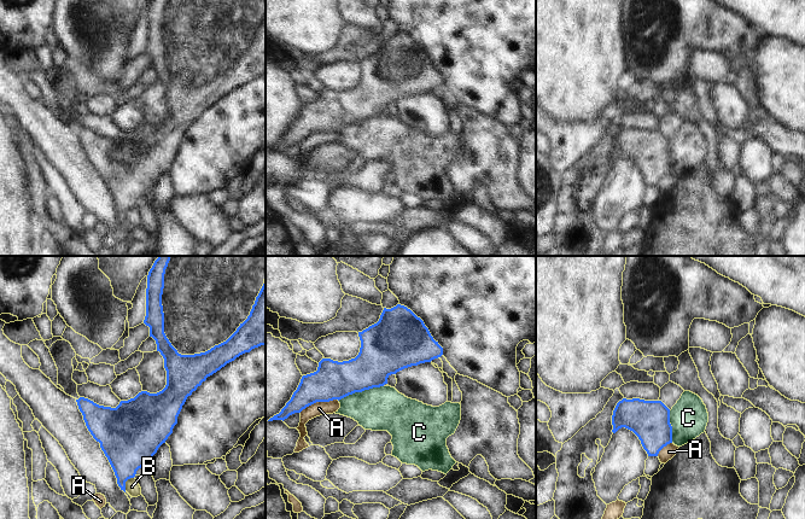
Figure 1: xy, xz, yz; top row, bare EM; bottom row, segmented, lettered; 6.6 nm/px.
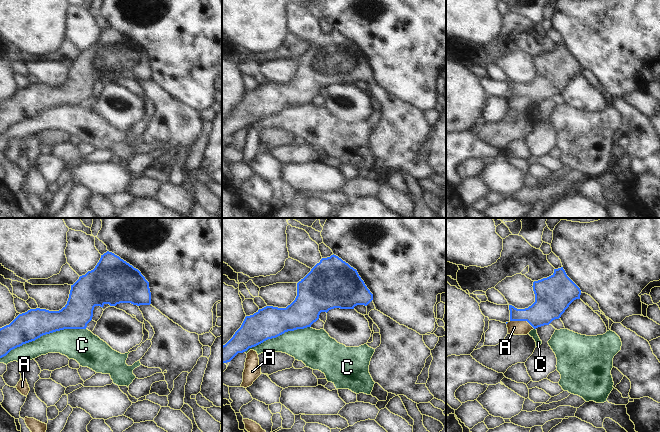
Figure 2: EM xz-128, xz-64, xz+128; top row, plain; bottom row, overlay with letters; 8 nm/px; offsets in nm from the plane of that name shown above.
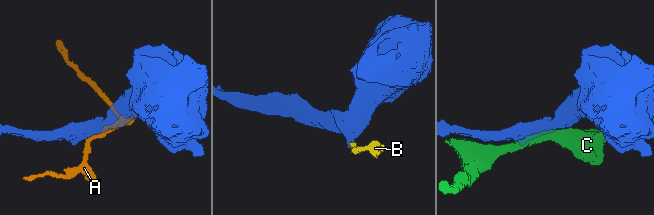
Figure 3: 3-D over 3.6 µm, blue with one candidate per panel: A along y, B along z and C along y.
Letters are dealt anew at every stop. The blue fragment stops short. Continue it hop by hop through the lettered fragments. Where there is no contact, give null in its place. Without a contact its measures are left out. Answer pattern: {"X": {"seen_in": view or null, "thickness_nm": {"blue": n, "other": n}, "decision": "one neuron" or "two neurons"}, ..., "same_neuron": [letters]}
{"A": {"seen_in": "xz", "thickness_nm": {"blue": 260, "other": 90}, "decision": "two neurons"}, "B": {"seen_in": "xy", "thickness_nm": {"blue": 320, "other": 100}, "decision": "two neurons"}, "C": {"seen_in": "xz", "thickness_nm": {"blue": 260, "other": 300}, "decision": "two neurons"}, "same_neuron": []}

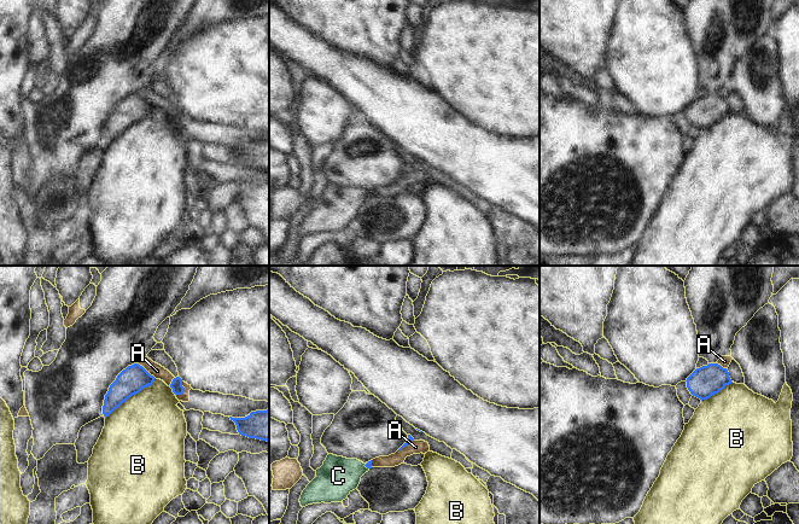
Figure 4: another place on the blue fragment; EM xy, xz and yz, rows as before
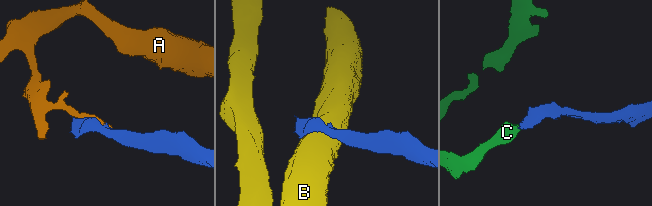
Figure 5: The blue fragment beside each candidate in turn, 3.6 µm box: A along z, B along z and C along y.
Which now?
{"A": {"seen_in": "xy", "thickness_nm": {"blue": 180, "other": 90}, "decision": "two neurons"}, "B": {"seen_in": "xy", "thickness_nm": {"blue": 180, "other": 480}, "decision": "two neurons"}, "C": {"seen_in": "xz", "thickness_nm": {"blue": 50, "other": 260}, "decision": "one neuron"}, "same_neuron": ["C"]}

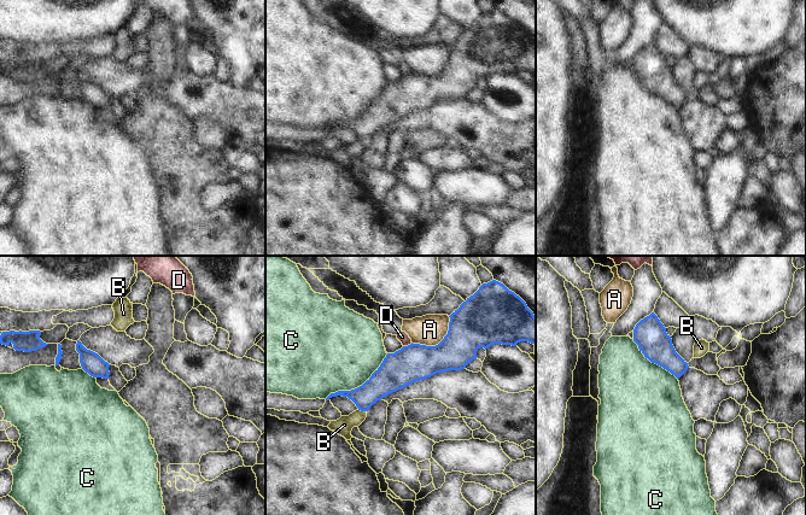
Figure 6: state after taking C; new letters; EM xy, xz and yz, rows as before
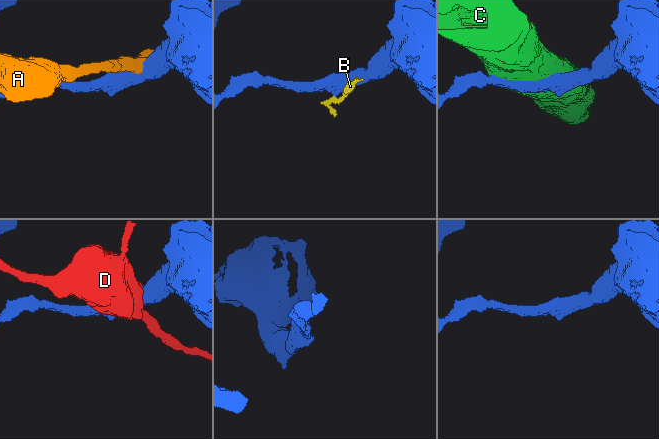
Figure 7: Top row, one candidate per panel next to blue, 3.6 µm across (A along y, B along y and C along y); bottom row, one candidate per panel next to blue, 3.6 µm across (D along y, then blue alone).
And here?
{"A": {"seen_in": "xz", "thickness_nm": {"blue": 300, "other": 200}, "decision": "two neurons"}, "B": {"seen_in": "xz", "thickness_nm": {"blue": 180, "other": 110}, "decision": "two neurons"}, "C": {"seen_in": "xz", "thickness_nm": {"blue": 220, "other": 480}, "decision": "two neurons"}, "D": {"seen_in": "xz", "thickness_nm": {"blue": 240, "other": 70}, "decision": "two neurons"}, "same_neuron": []}

